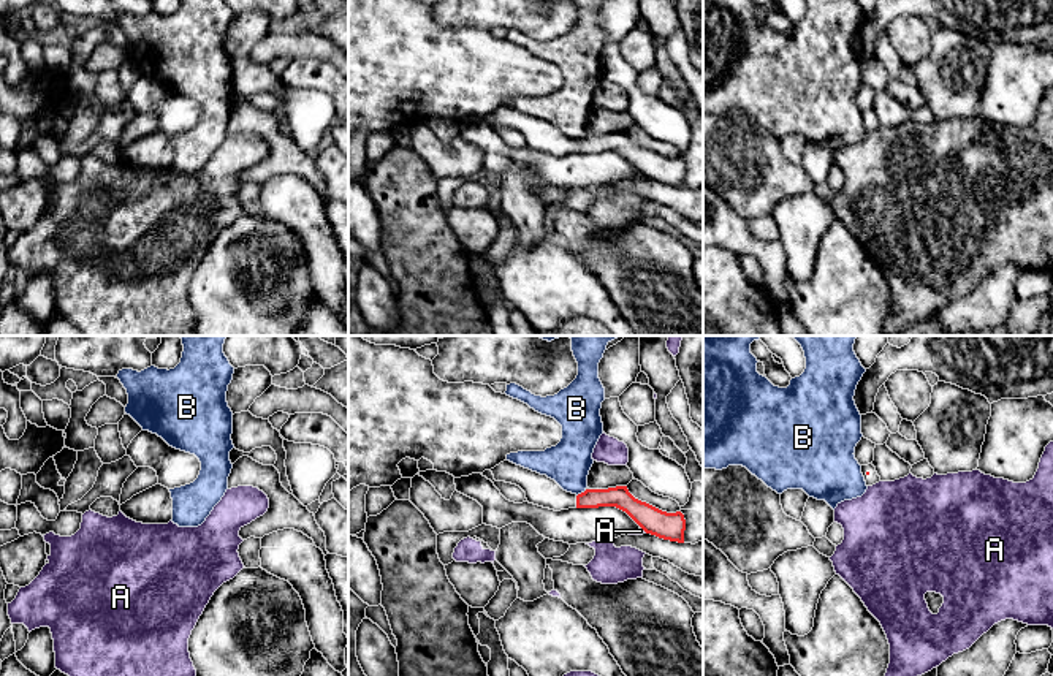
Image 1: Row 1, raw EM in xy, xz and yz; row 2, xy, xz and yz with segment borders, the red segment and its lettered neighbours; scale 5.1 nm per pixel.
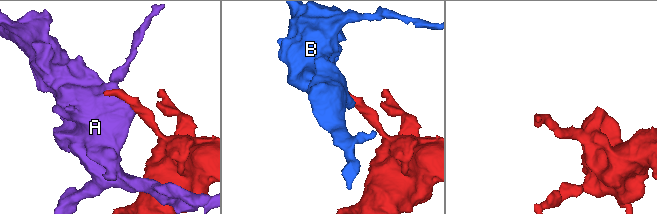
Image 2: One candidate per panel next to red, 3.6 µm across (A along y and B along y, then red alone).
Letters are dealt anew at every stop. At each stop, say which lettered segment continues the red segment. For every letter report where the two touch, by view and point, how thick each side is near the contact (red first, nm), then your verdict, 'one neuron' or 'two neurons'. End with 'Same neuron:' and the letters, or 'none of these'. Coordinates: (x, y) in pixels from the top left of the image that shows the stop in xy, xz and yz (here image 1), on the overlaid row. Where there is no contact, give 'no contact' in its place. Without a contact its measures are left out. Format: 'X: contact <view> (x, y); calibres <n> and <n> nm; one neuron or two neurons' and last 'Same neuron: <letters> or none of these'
A: contact xz (645, 531); calibres 140 and 30 nm; two neurons
B: contact xz (581, 493); calibres 110 and 220 nm; two neurons
Same neuron: none of these

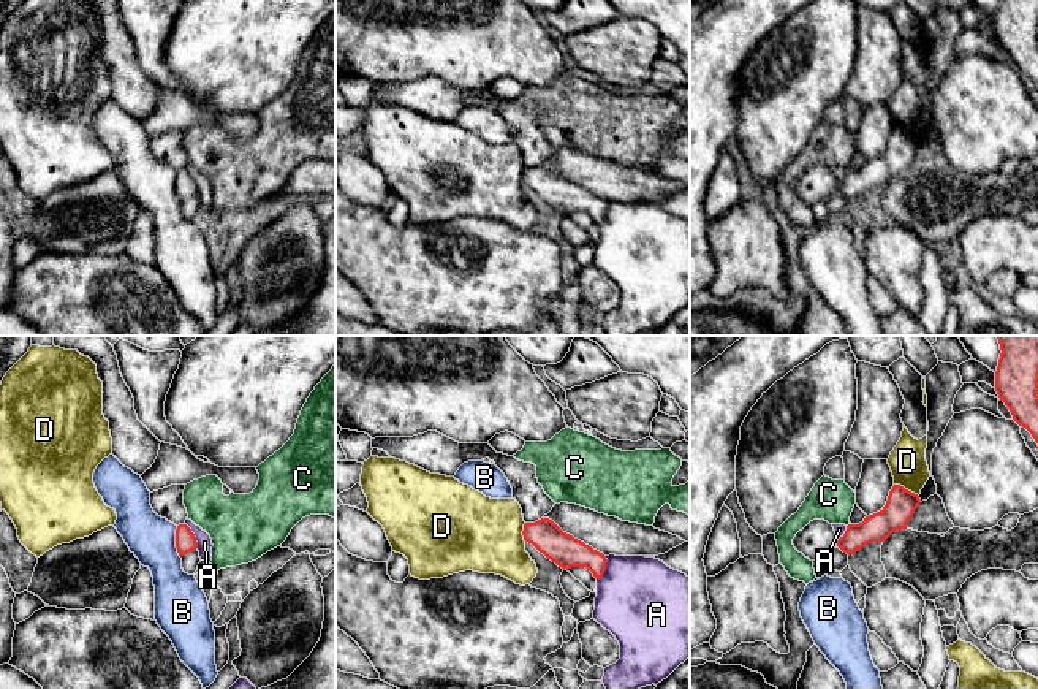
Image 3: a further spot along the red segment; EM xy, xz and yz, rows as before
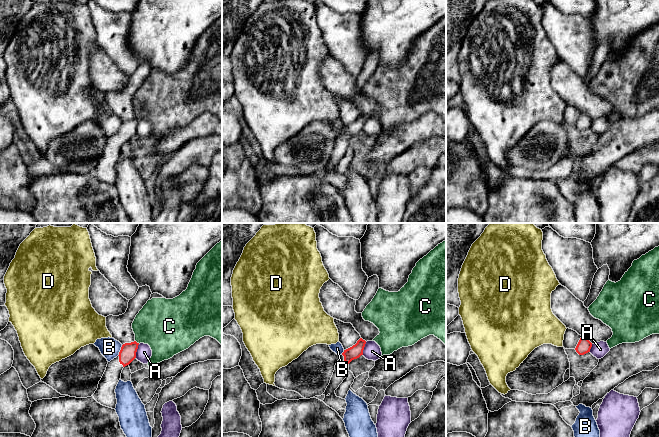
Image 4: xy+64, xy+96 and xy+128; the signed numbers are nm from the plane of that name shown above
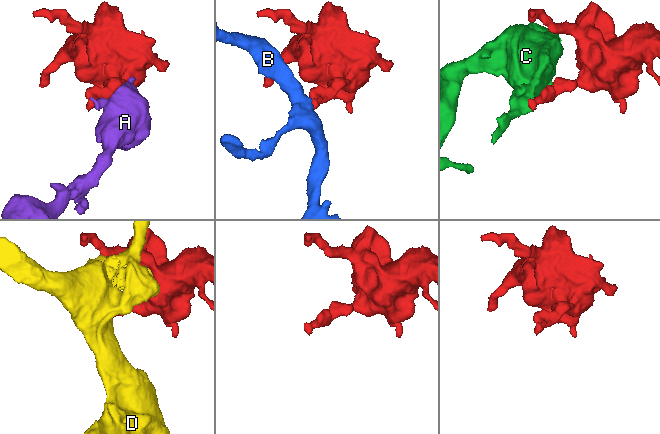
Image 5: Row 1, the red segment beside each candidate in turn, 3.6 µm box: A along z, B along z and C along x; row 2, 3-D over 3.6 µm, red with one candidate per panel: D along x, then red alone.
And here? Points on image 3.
A: contact xy (193, 536); calibres 110 and 80 nm; two neurons
B: contact xy (176, 542); calibres 110 and 240 nm; two neurons
C: contact yz (848, 525); calibres 150 and 220 nm; two neurons
D: contact yz (907, 490); calibres 150 and 190 nm; two neurons
Same neuron: none of these

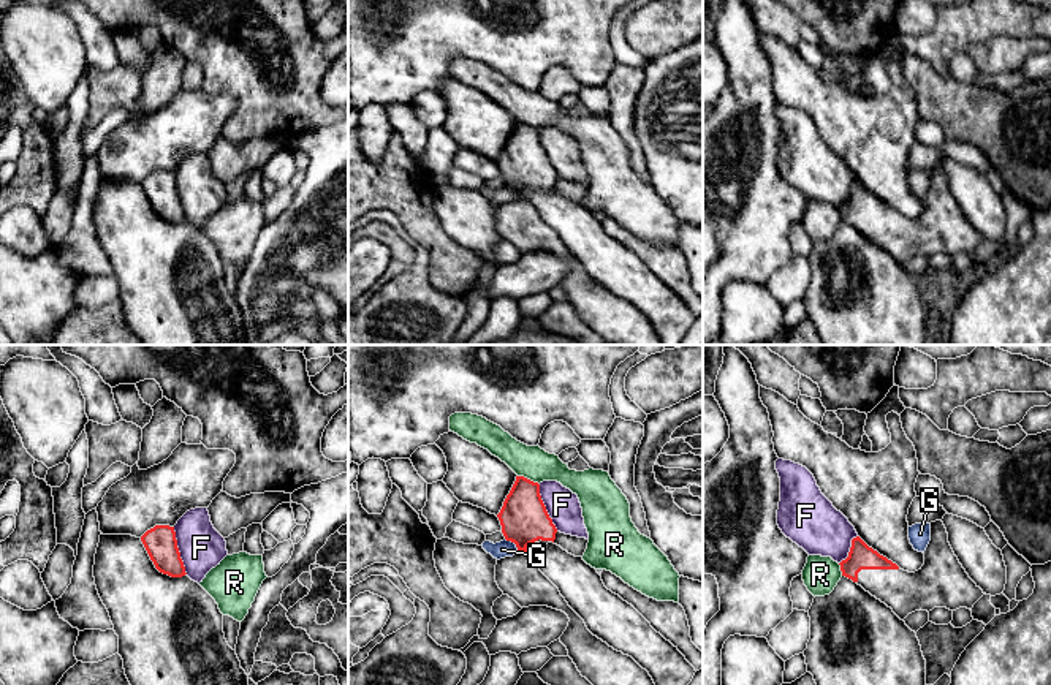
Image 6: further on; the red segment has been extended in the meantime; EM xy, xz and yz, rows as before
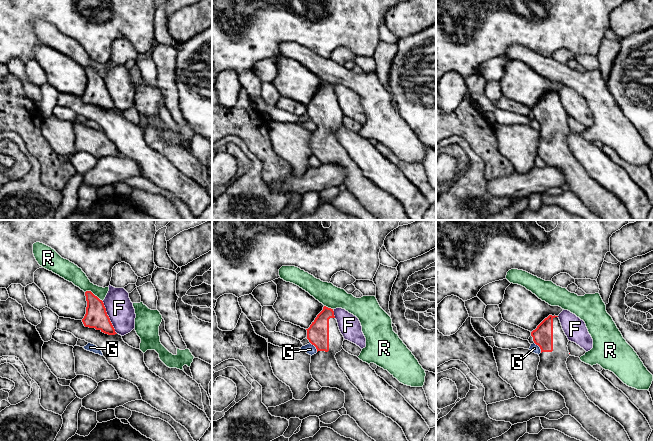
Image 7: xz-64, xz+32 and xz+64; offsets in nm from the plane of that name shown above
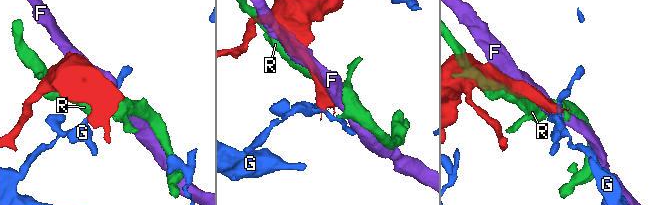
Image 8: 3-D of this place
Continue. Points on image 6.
F: contact xy (178, 551); calibres 160 and 220 nm; two neurons
G: contact xz (513, 541); calibres 240 and 90 nm; two neurons
R: contact xz (529, 480); calibres 240 and 170 nm; two neurons
Same neuron: none of these

